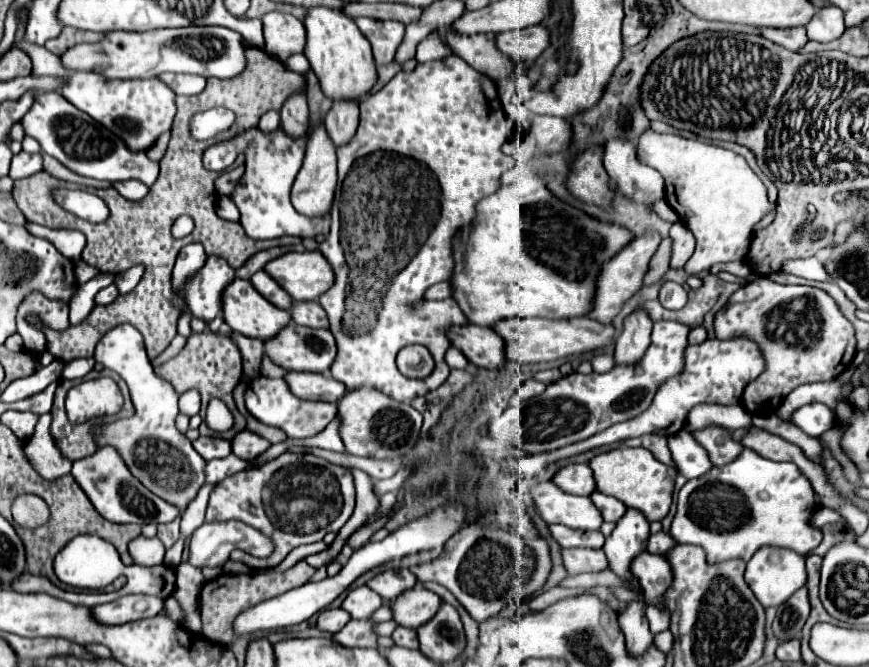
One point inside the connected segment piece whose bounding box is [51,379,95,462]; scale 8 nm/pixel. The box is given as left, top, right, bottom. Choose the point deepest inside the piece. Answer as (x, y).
(74, 437)

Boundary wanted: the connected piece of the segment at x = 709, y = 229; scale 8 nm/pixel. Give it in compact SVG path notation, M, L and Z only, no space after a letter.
M647 131L639 139L637 157L643 165L657 169L665 177L669 205L697 239L695 253L685 263L689 275L709 271L717 263L745 259L753 227L771 213L775 205L767 197L767 187L741 155L717 145Z

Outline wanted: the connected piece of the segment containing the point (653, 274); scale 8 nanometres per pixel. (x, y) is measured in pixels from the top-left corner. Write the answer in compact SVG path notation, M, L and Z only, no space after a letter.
M663 239L661 245L657 247L655 255L651 257L651 263L649 263L649 269L645 273L645 283L659 283L661 281L661 275L669 269L669 257L671 257L671 239Z

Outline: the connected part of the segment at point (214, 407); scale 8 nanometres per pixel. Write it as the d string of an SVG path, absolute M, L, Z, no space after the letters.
M211 401L207 407L207 425L215 431L227 431L233 425L229 409L221 401Z

